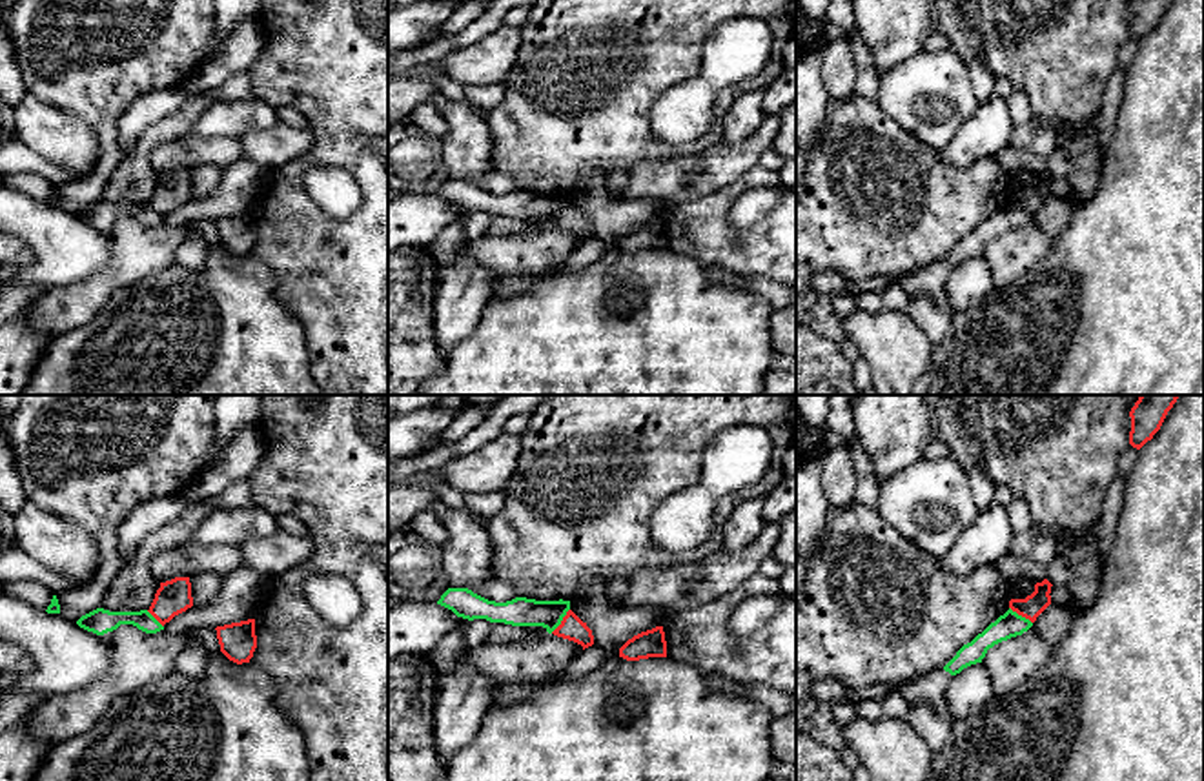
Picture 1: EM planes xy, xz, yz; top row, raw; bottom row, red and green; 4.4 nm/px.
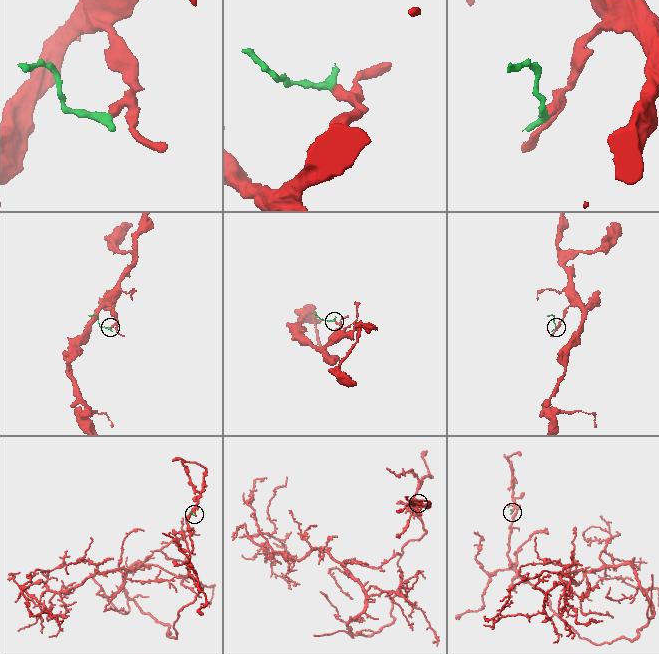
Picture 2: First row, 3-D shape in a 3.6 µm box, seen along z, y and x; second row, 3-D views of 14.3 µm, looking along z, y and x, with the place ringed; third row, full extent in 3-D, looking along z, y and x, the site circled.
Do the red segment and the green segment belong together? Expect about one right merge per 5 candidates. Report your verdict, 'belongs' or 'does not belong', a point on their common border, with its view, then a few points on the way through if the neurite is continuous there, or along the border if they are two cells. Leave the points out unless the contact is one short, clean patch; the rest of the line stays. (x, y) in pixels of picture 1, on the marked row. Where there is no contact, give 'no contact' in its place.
does not belong | xz (561, 621) | along xz (569, 608), (550, 632)

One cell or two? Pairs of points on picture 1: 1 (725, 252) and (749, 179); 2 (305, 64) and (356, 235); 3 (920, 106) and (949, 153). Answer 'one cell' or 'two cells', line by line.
1: one cell
2: one cell
3: two cells

